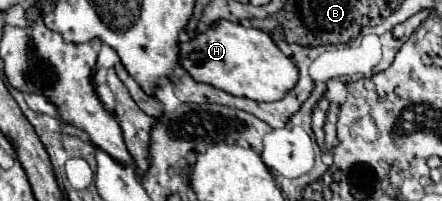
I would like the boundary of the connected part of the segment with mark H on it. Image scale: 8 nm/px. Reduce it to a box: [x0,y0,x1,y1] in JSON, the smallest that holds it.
[179,20,299,102]

